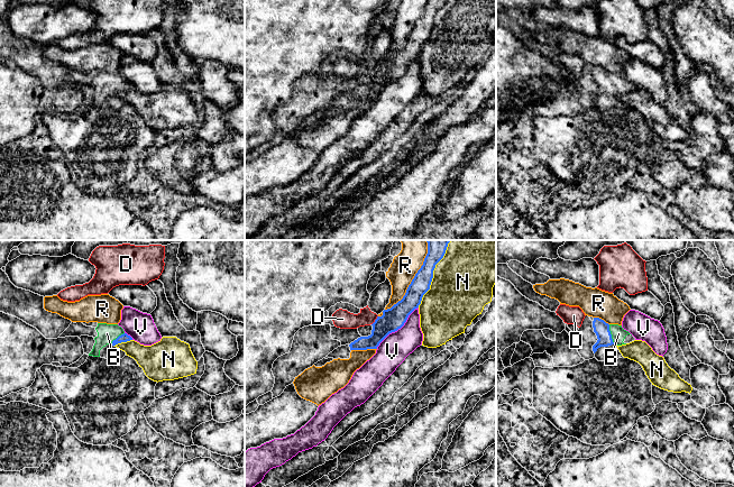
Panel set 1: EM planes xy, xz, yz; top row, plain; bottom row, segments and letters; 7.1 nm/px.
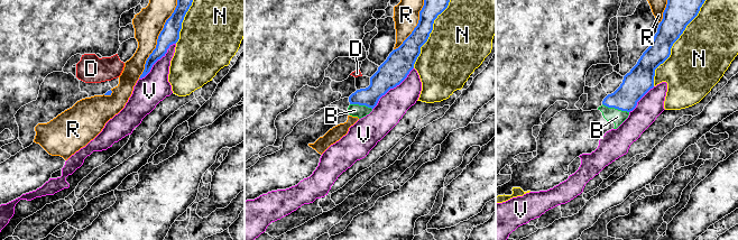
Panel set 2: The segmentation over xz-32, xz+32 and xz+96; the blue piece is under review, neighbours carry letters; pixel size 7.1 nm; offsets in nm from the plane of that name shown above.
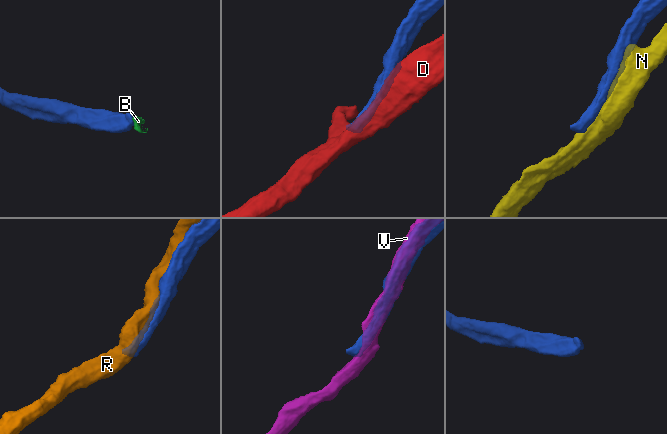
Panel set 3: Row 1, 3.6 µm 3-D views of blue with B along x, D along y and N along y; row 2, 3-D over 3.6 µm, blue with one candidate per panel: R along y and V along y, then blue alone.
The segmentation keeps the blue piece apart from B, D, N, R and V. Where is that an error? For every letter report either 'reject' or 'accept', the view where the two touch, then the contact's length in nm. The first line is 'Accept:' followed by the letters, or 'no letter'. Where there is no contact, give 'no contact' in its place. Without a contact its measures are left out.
Accept: B
B: accept | yz | 150 nm
D: reject | xz | 80 nm
N: reject | xz | 440 nm
R: reject | xz | 500 nm
V: reject | xz | 420 nm

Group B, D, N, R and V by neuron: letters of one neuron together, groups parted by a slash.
B / D / N / R / V

